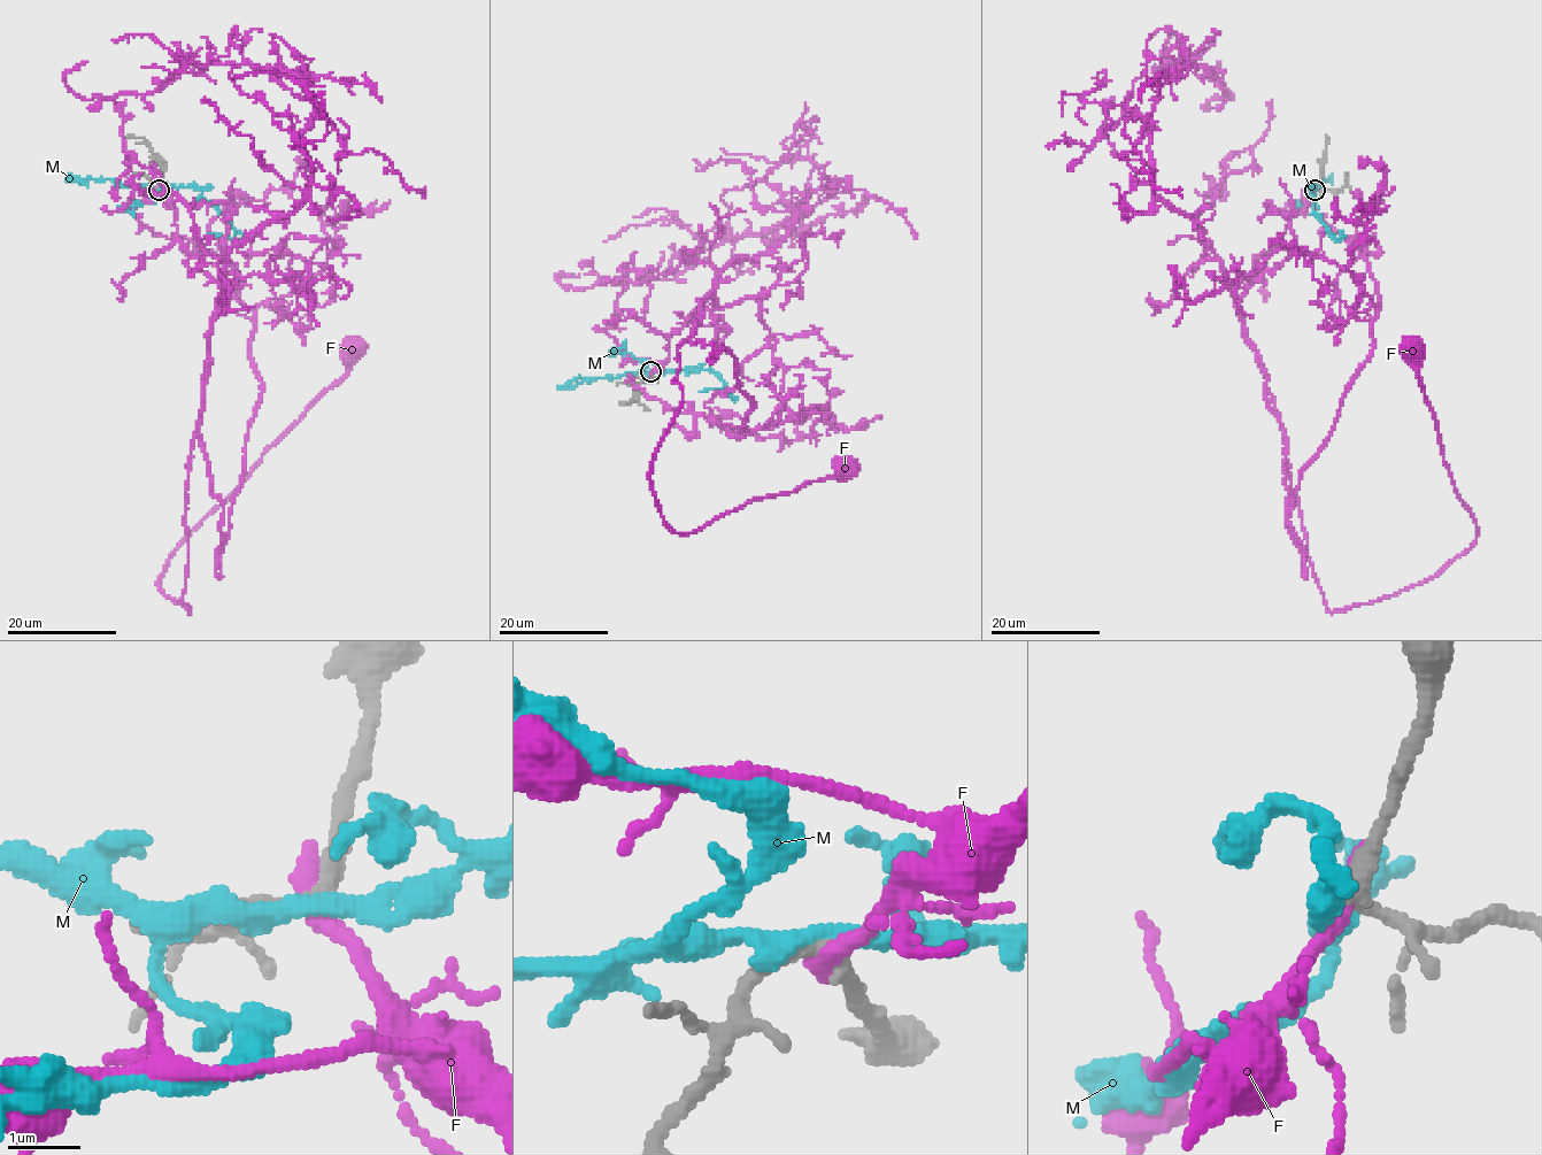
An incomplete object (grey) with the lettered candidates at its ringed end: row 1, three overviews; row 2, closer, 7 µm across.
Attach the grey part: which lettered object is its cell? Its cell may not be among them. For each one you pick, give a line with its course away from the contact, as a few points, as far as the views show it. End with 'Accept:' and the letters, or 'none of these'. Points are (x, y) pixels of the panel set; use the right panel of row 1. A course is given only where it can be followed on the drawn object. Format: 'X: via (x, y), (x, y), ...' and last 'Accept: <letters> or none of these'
Accept: none of these

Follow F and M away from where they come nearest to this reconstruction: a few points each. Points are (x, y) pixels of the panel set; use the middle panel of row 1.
F: (650, 372), (709, 297), (678, 348), (681, 403), (650, 466), (676, 532), (845, 466)
M: (647, 371), (693, 367), (711, 370), (726, 385), (724, 390), (698, 392)

